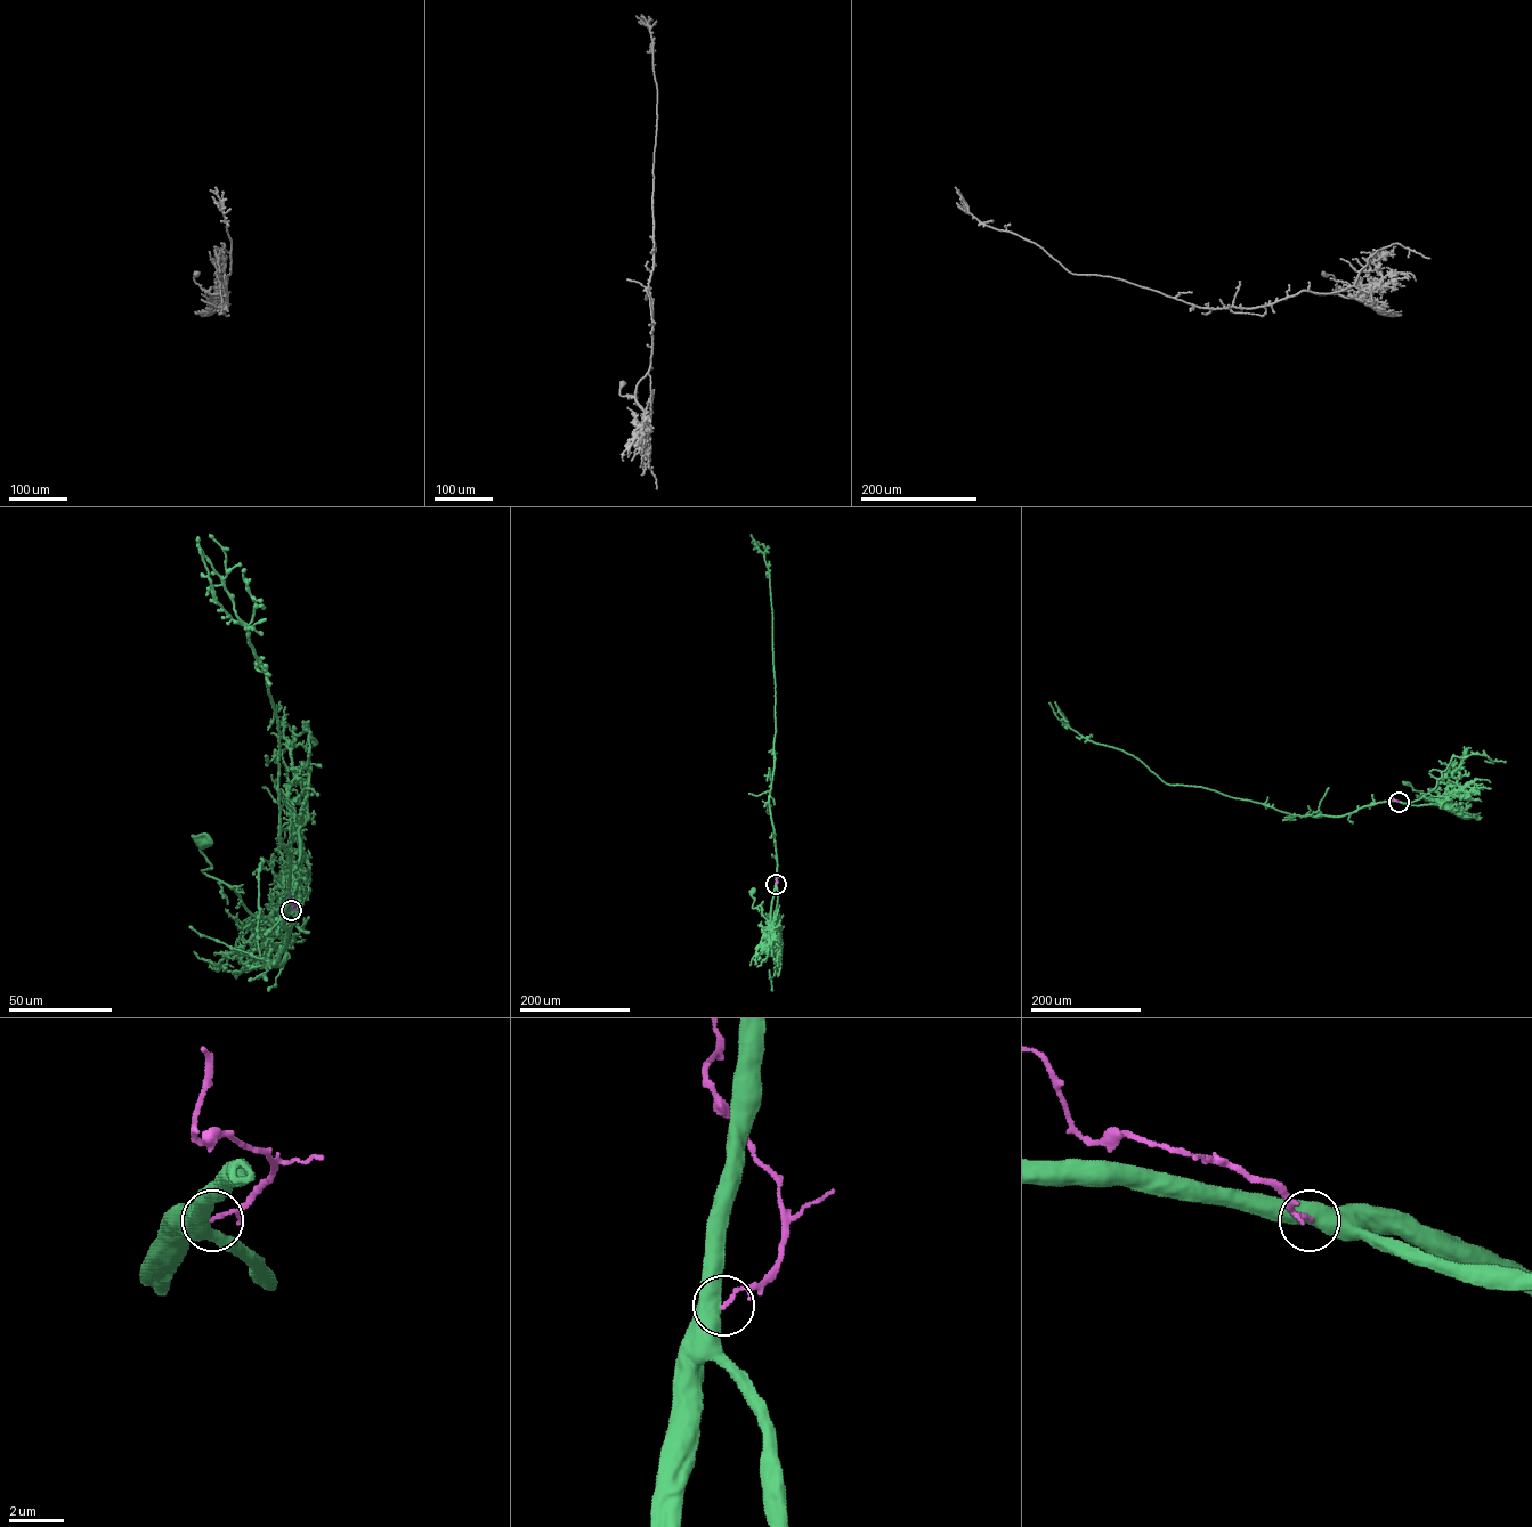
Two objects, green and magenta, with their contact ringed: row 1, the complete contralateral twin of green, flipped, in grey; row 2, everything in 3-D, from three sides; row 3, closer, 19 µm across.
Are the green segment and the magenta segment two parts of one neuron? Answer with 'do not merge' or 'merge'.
do not merge

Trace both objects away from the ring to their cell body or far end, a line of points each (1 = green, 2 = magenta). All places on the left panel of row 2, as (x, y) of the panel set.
1: (291, 910), (276, 925), (269, 915), (254, 917), (230, 886), (202, 871), (211, 866), (200, 847), (205, 842)
2: (291, 910), (296, 904), (290, 903), (290, 895)

